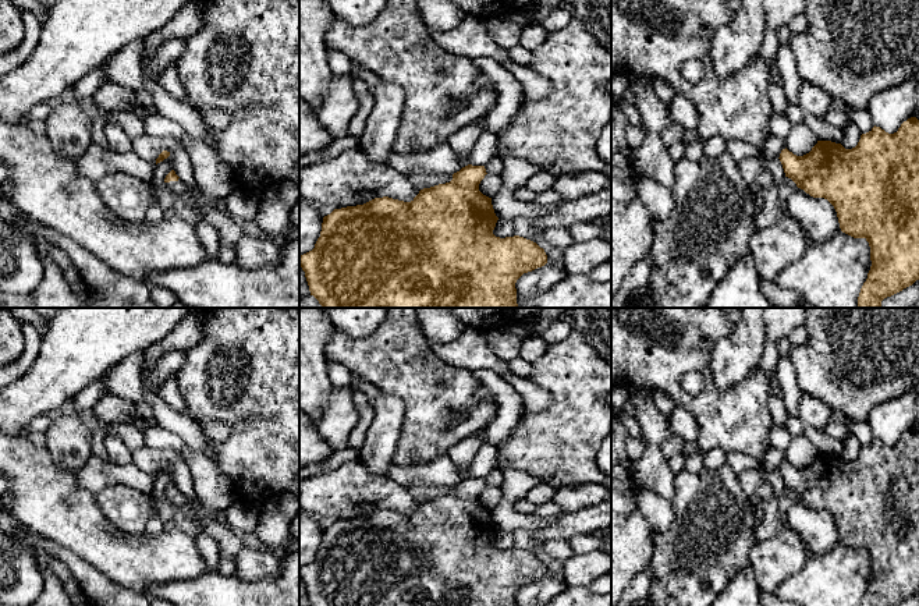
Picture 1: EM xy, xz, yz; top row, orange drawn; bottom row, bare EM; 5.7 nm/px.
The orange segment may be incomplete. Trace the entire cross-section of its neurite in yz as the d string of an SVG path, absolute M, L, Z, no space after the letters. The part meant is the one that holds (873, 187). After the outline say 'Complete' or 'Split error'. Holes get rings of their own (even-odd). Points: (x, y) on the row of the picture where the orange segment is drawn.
M916 117L894 134L874 125L852 149L817 141L803 156L785 148L778 159L798 188L834 206L842 233L869 242L872 266L858 308L881 308L884 298L919 280Z. Complete

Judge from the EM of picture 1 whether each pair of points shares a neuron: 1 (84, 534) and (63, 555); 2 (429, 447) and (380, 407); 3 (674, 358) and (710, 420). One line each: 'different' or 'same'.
1: different
2: different
3: same

